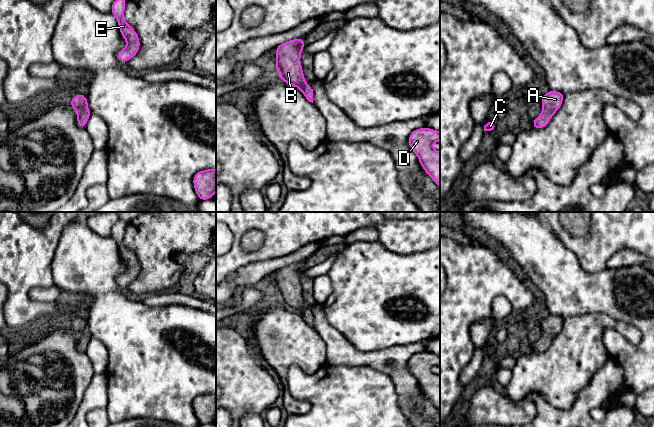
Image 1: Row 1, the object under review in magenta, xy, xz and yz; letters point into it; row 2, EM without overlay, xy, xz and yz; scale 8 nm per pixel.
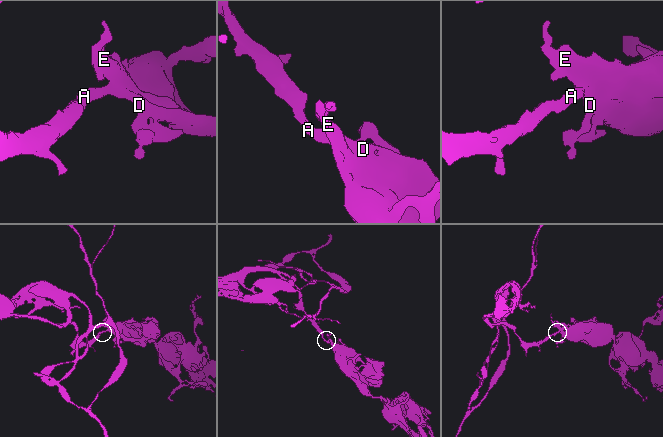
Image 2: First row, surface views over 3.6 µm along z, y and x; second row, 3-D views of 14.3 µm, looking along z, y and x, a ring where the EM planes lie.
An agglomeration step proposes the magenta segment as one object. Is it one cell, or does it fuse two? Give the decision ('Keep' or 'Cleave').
Keep

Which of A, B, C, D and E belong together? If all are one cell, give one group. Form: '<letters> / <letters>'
A B C D E

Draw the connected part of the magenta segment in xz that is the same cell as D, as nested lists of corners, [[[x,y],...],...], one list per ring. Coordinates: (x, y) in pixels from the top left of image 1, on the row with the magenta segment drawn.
[[[428,127],[414,129],[407,141],[424,171],[440,189],[440,152],[432,148],[435,141],[440,141],[440,132]]]

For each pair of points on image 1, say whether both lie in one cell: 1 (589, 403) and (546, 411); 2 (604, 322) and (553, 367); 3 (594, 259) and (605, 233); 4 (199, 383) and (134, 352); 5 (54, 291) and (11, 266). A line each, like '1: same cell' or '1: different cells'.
1: same cell
2: same cell
3: same cell
4: same cell
5: different cells

